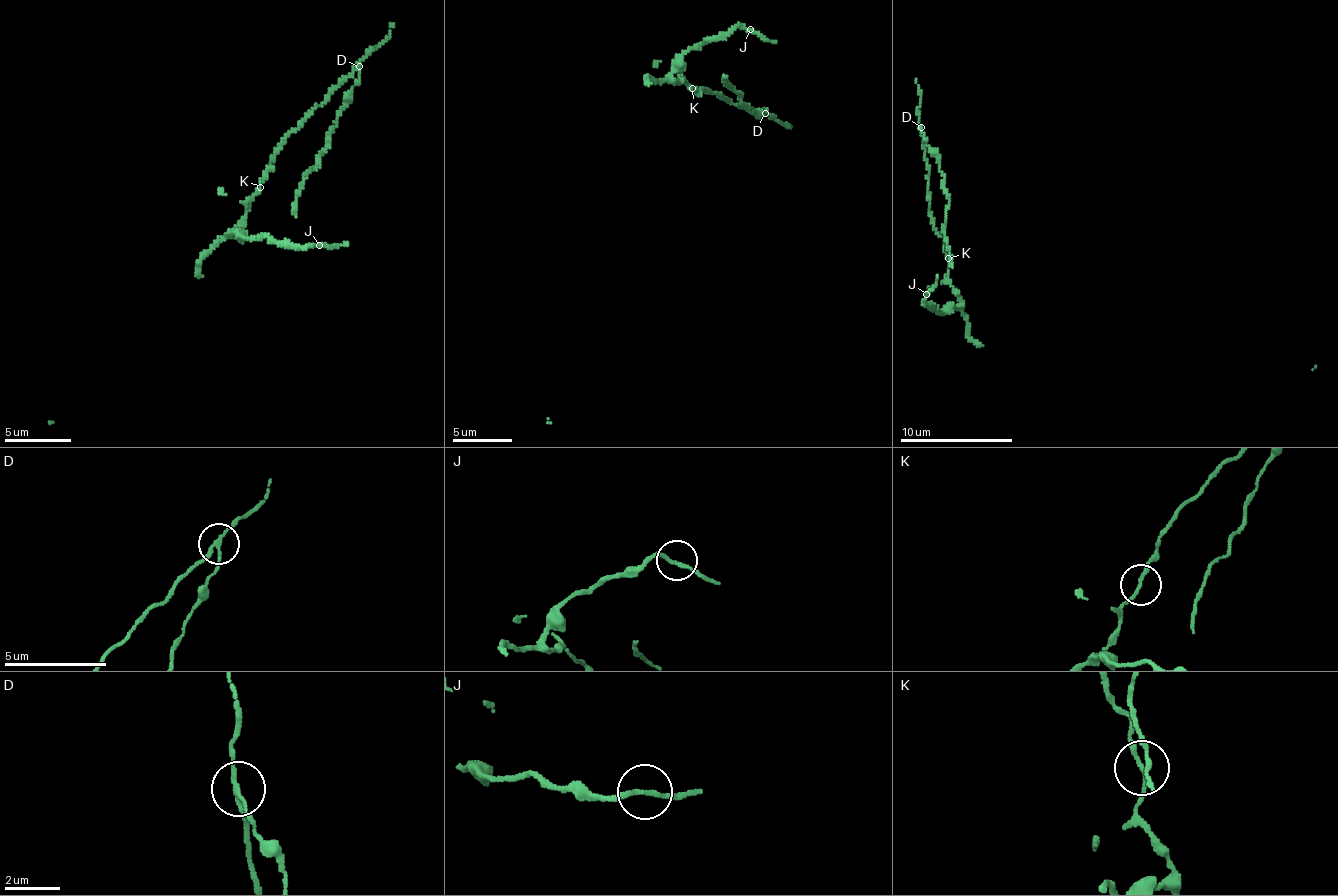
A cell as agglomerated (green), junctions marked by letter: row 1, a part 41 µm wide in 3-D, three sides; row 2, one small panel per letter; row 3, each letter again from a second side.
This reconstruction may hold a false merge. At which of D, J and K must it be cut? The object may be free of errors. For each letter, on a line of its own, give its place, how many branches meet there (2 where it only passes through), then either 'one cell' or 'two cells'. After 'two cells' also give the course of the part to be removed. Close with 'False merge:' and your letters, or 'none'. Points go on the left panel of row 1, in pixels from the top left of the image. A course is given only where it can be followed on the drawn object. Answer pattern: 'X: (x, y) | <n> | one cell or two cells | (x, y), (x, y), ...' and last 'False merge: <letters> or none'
D: (359, 66) | 3 | two cells | (359, 67), (359, 80), (333, 126), (320, 165), (307, 175), (296, 217)
J: (319, 245) | 2 | one cell
K: (260, 187) | 2 | one cell
False merge: D

